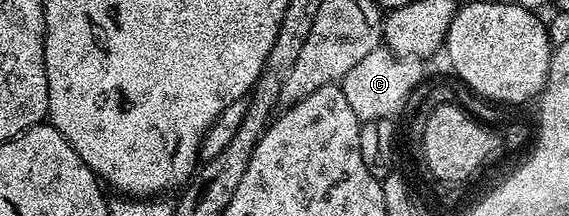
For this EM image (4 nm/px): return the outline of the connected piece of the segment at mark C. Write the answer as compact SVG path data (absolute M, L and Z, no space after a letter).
M387 48L370 52L361 62L354 64L350 72L342 79L342 89L350 108L354 108L354 116L360 118L361 123L383 118L395 119L407 102L407 97L424 78L424 70L419 61L414 58L401 58Z

